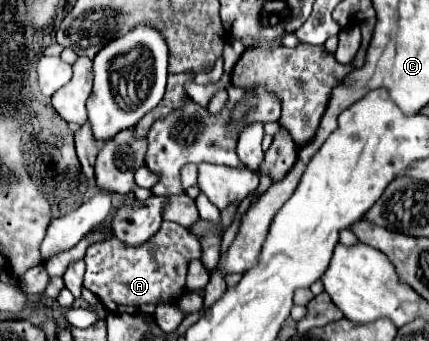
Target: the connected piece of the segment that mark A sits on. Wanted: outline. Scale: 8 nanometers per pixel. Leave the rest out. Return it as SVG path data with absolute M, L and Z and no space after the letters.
M163 221L159 233L149 243L125 247L116 237L89 245L85 253L85 287L99 297L109 313L153 315L157 301L175 301L185 289L189 259L201 257L201 245L185 227Z

